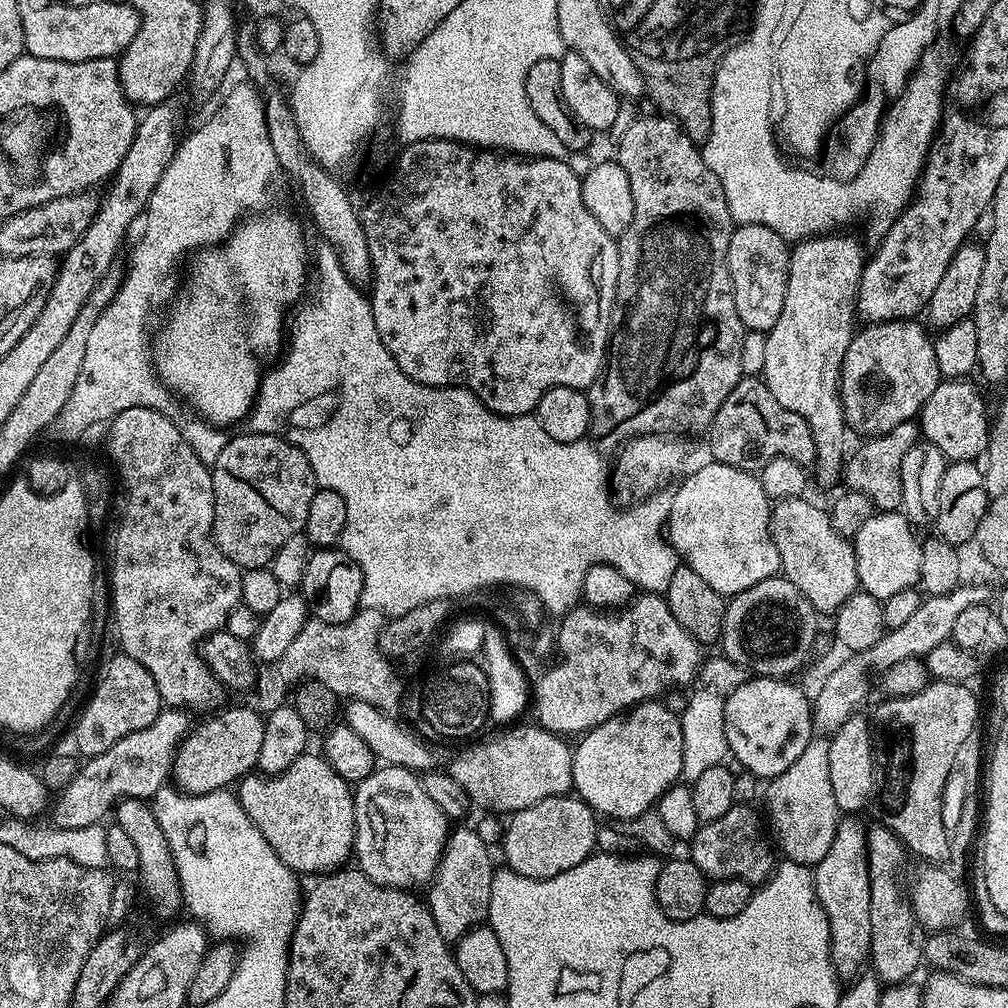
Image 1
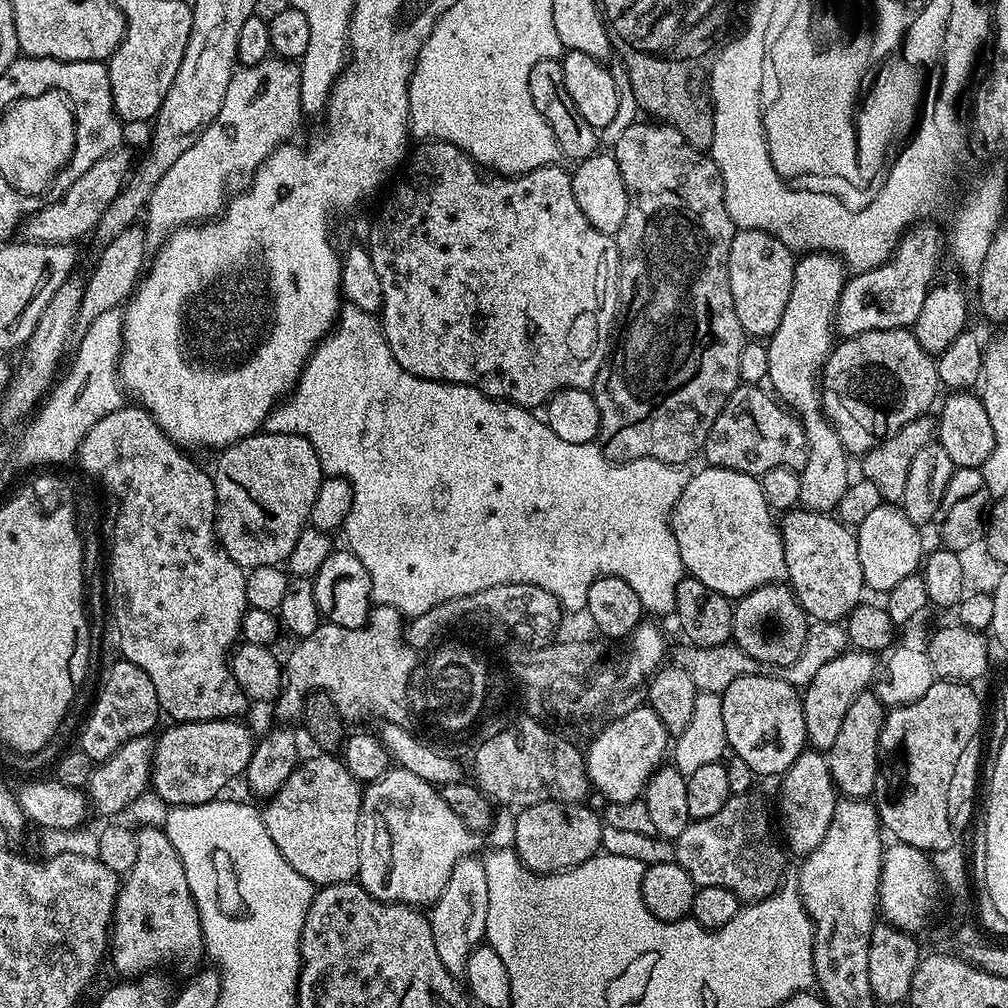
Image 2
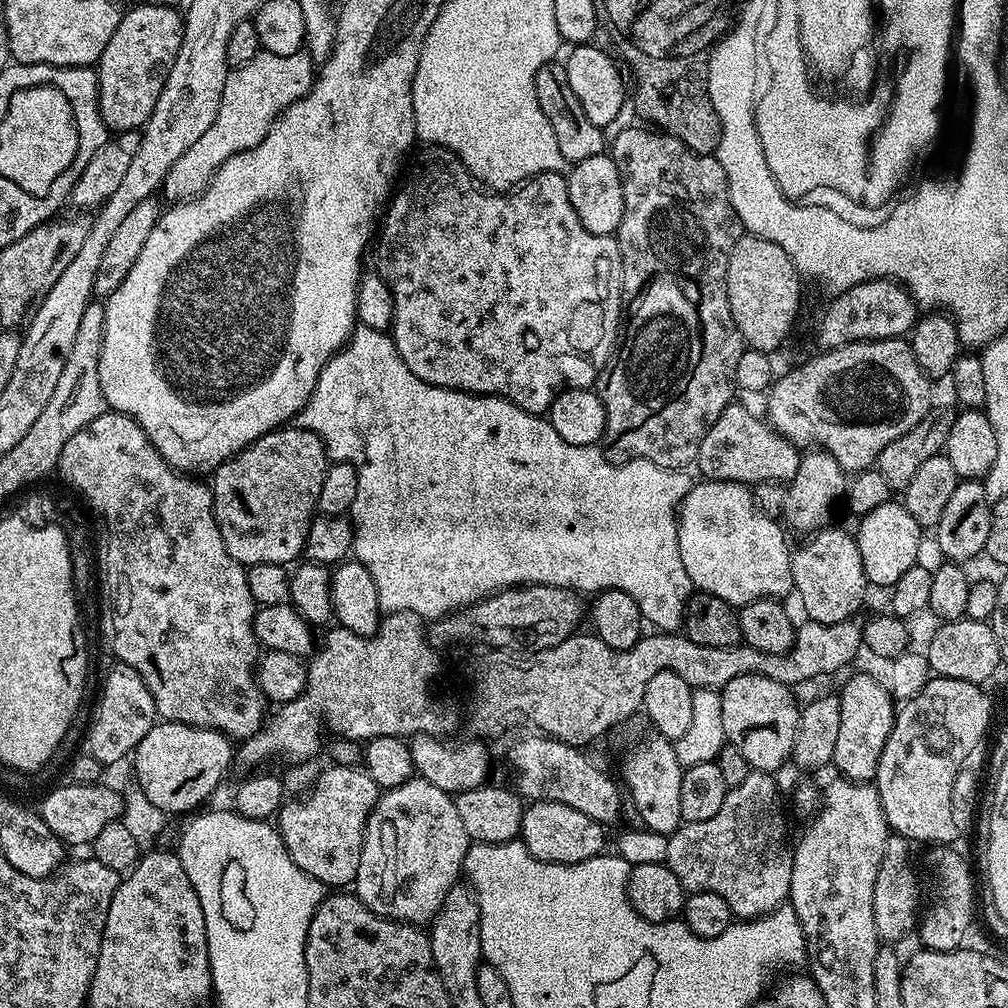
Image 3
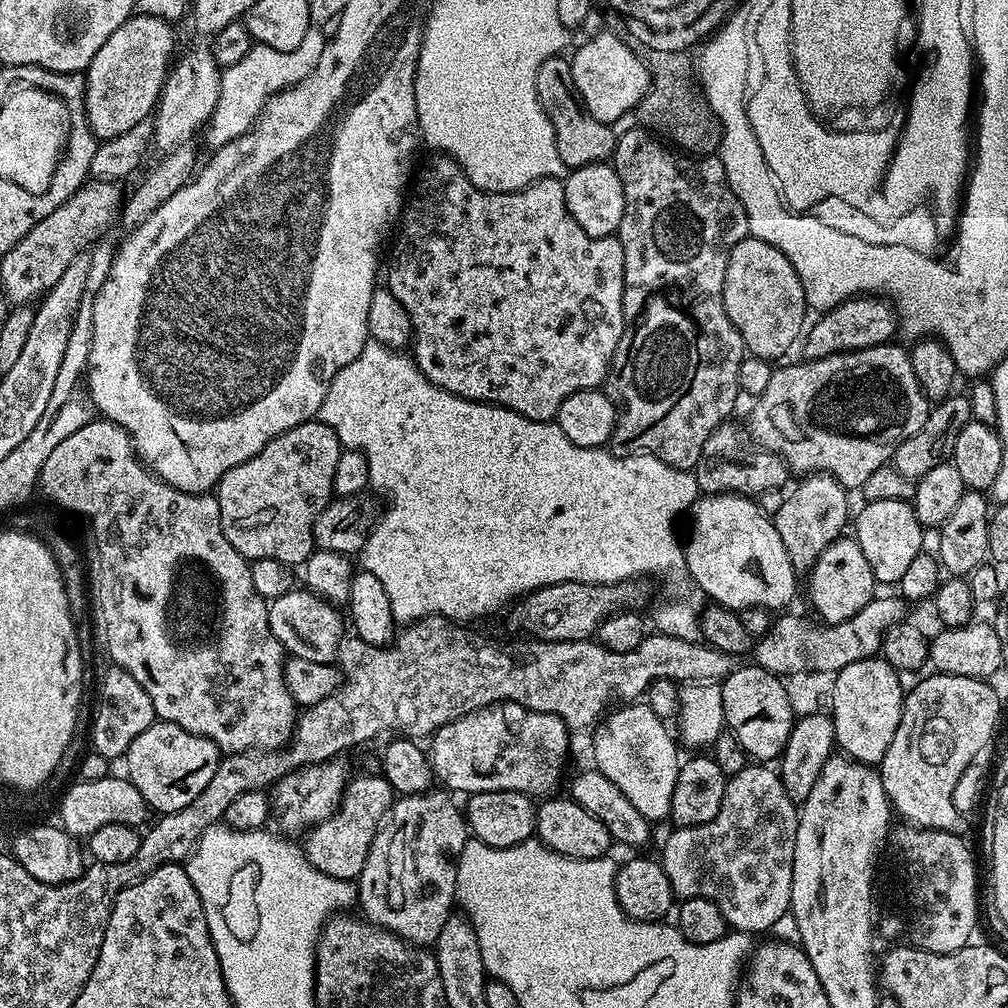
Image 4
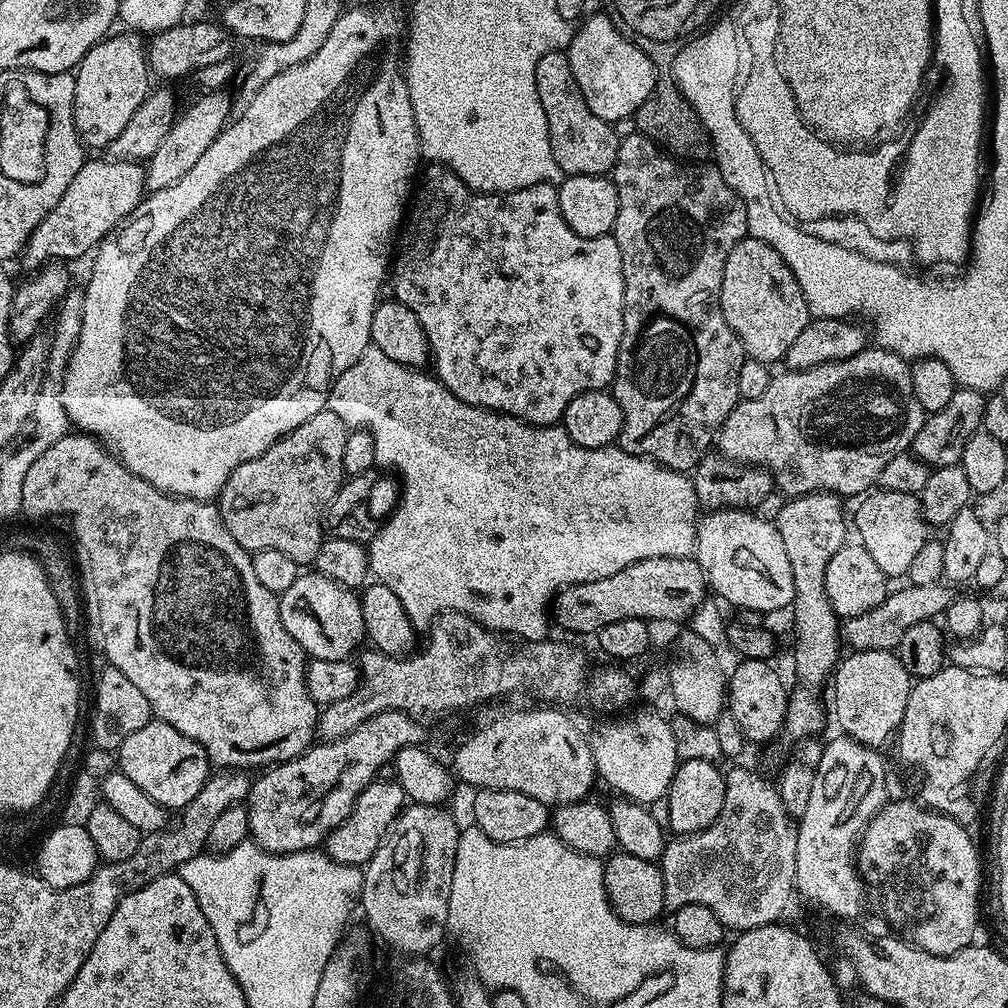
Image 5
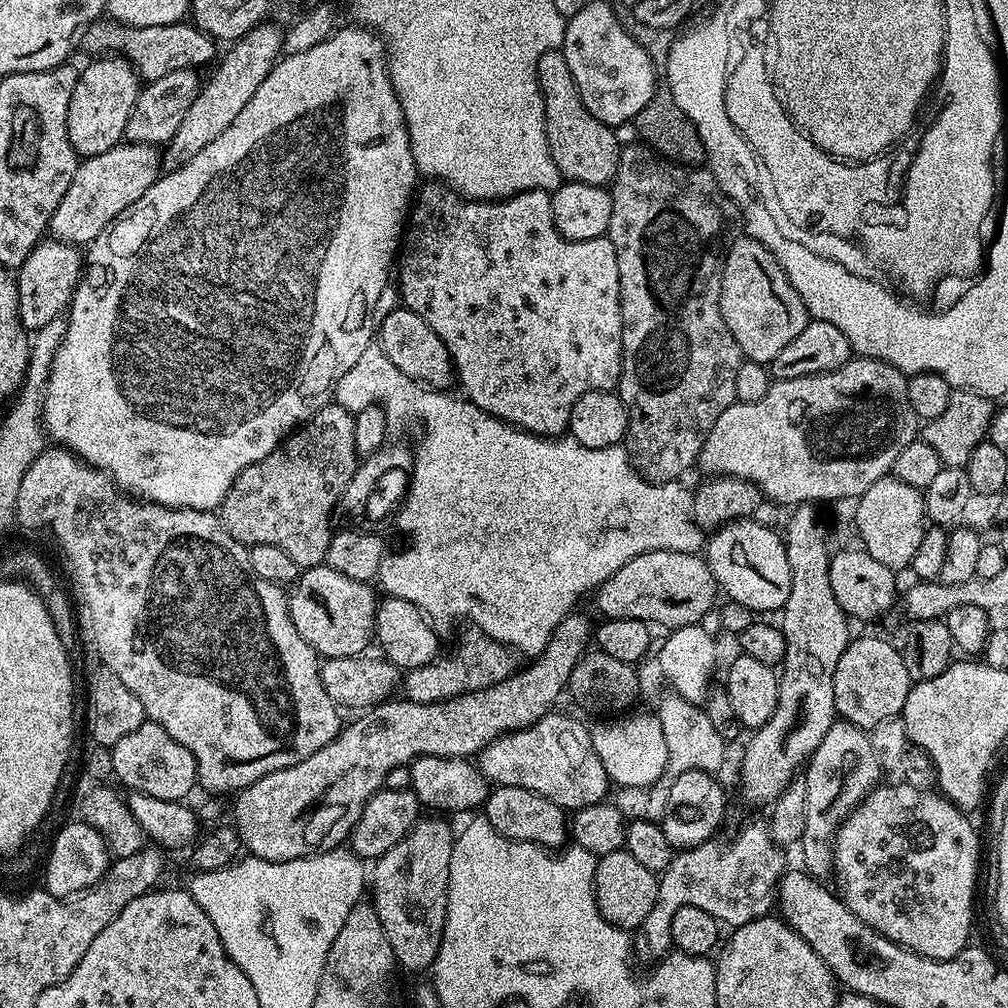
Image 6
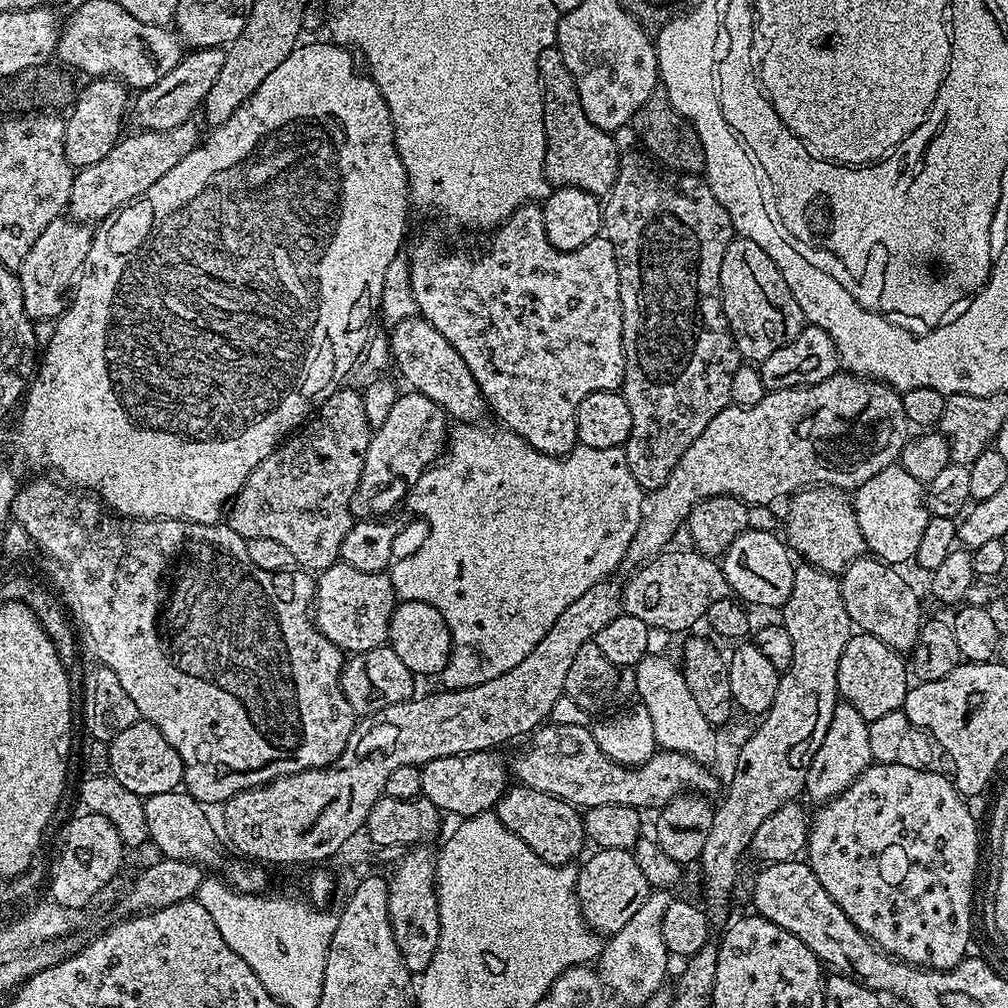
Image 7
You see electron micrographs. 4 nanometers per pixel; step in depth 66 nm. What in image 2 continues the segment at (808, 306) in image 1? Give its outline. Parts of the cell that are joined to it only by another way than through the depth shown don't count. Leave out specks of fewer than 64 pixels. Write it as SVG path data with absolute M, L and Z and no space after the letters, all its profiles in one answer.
M827 252L801 255L796 261L794 286L790 290L790 302L786 302L786 314L782 314L778 330L774 330L774 334L766 340L770 354L767 383L772 384L771 391L804 425L808 443L806 466L799 472L799 503L805 509L825 514L836 509L850 483L850 453L842 446L842 438L838 438L836 427L826 419L820 407L820 377L834 347L832 336L836 307L845 279L846 269L838 256Z

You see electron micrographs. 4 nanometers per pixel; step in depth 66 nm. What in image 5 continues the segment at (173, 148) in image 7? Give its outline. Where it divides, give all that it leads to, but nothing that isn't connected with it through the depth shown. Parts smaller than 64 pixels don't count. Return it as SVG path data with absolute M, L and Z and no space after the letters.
M85 159L82 170L74 174L74 182L66 186L66 194L58 198L58 206L38 222L22 253L28 270L39 270L53 262L76 260L88 251L89 255L109 233L119 229L135 213L146 195L145 165L135 160L103 159Z

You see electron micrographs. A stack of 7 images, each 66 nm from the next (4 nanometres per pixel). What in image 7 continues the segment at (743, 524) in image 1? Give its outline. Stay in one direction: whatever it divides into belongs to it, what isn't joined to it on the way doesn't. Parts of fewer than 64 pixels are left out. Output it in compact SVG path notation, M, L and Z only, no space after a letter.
M747 531L734 538L722 557L724 577L729 589L745 605L761 604L779 609L790 598L794 586L794 556L787 543L776 532Z

